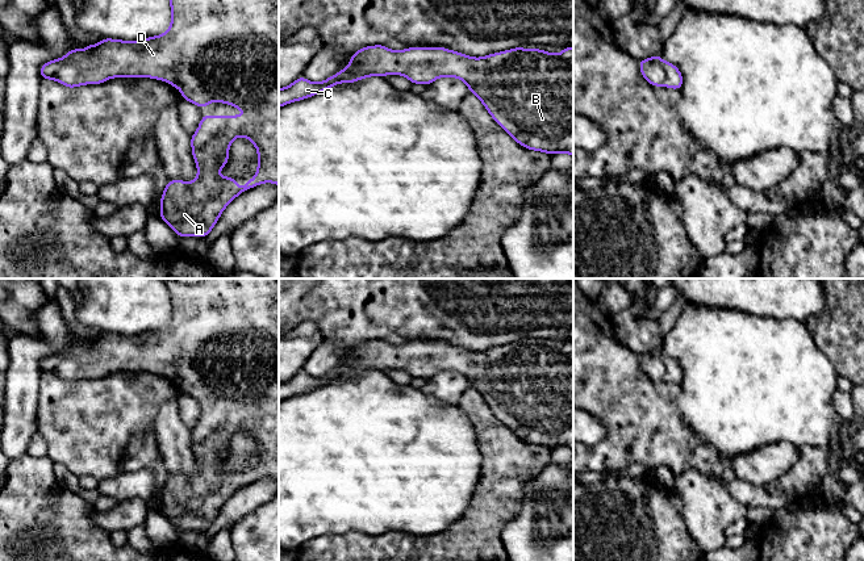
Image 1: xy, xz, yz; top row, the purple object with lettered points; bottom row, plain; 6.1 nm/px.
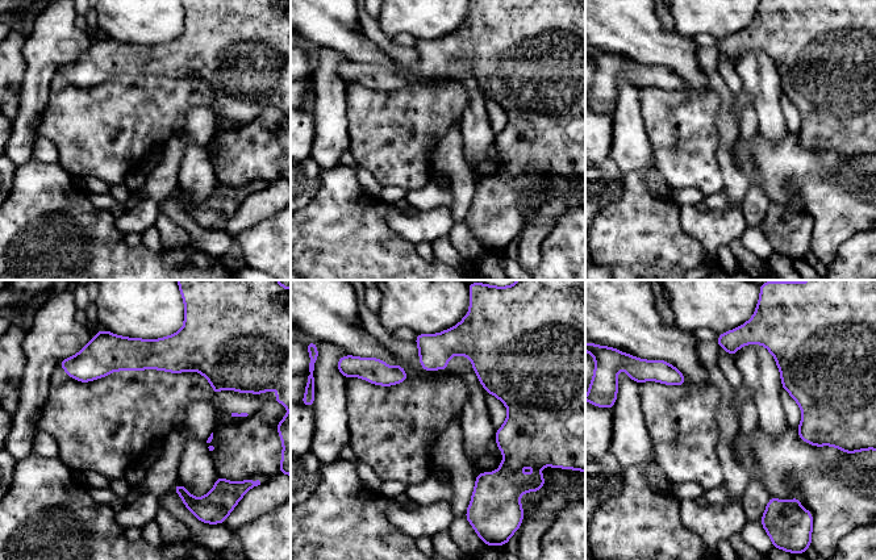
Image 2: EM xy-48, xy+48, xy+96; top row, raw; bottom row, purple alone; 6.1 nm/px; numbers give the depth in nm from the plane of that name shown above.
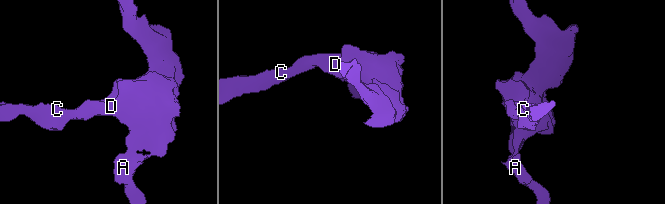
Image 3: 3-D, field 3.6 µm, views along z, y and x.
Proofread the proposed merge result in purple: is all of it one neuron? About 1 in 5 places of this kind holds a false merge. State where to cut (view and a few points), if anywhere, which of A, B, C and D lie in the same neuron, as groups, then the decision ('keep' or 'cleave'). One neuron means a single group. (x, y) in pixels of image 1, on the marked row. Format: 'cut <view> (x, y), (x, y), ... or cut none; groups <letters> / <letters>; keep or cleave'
cut none; groups A B C D; keep

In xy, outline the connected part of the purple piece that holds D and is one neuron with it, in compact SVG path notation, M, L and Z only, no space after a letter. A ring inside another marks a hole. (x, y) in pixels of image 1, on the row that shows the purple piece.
M170 0L171 5L171 25L167 32L160 35L143 38L139 41L121 41L104 38L100 43L87 45L85 50L72 49L63 58L46 62L41 66L41 78L57 80L63 85L75 88L85 84L100 84L112 78L153 78L167 81L176 87L183 96L183 100L193 102L199 108L204 108L213 101L233 105L245 110L246 116L201 116L201 122L196 133L191 137L192 155L197 166L197 177L191 181L170 180L160 197L160 214L159 217L180 236L206 236L217 223L224 209L241 193L263 183L274 183L279 185L279 0ZM237 137L246 137L258 150L258 169L255 177L246 180L246 185L239 188L235 179L228 176L217 176L216 172L224 169L229 162L229 147Z

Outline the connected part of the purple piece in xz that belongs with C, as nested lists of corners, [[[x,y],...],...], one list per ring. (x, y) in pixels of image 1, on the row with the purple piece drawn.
[[[383,45],[366,46],[352,54],[347,67],[329,79],[312,83],[300,76],[291,85],[279,89],[279,108],[327,91],[339,83],[385,75],[402,75],[413,84],[425,85],[443,76],[458,78],[517,143],[550,155],[567,152],[573,156],[573,47],[564,47],[560,54],[516,47],[472,58],[444,47],[409,47],[395,51]]]

